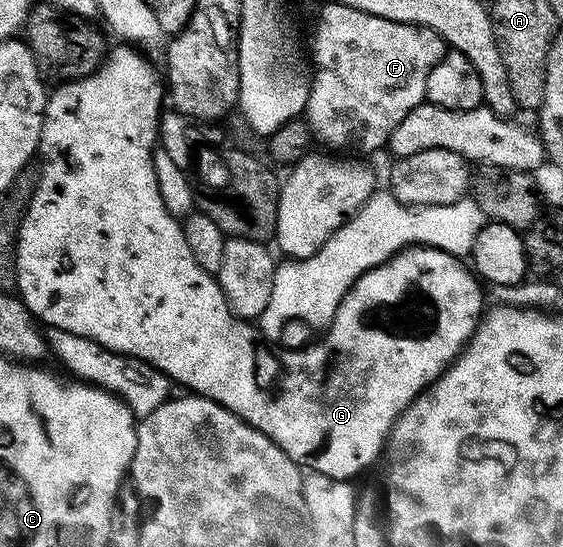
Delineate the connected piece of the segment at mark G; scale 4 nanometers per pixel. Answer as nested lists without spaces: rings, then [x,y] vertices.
[[[117,46],[117,48],[108,53],[104,59],[104,63],[97,71],[90,74],[90,76],[84,76],[82,80],[67,80],[56,85],[57,89],[48,93],[45,101],[45,114],[41,121],[41,143],[39,145],[39,160],[41,156],[41,164],[39,163],[39,175],[37,177],[37,189],[33,192],[33,197],[29,203],[29,208],[25,212],[24,218],[21,219],[21,229],[17,235],[17,287],[16,291],[19,293],[19,299],[24,304],[26,310],[32,313],[32,315],[40,321],[42,325],[50,324],[51,329],[58,332],[70,332],[71,334],[79,334],[83,338],[91,338],[95,342],[99,342],[104,348],[109,348],[113,352],[121,352],[125,356],[133,356],[137,360],[147,362],[151,367],[157,368],[169,377],[170,381],[182,384],[182,389],[188,390],[190,393],[198,396],[205,396],[208,400],[214,400],[219,406],[223,406],[231,414],[238,416],[244,424],[249,424],[255,430],[259,430],[267,437],[271,442],[275,442],[275,446],[279,446],[279,450],[283,450],[295,463],[302,469],[308,470],[310,473],[319,476],[328,476],[330,480],[348,480],[352,481],[353,476],[360,474],[364,468],[369,468],[377,460],[377,455],[384,453],[387,448],[387,441],[390,439],[393,431],[393,425],[397,423],[402,412],[413,403],[415,397],[421,395],[426,388],[429,387],[433,381],[439,379],[445,369],[450,367],[456,361],[457,357],[461,355],[463,349],[468,345],[470,336],[473,335],[473,331],[476,330],[478,323],[483,315],[483,307],[481,308],[481,288],[478,277],[474,275],[468,267],[464,268],[462,261],[456,256],[452,256],[450,252],[444,252],[438,248],[427,248],[424,246],[406,246],[401,249],[397,255],[391,257],[385,264],[380,264],[379,267],[373,268],[370,272],[364,272],[352,286],[349,288],[349,292],[343,298],[343,302],[339,302],[339,310],[335,314],[333,323],[329,325],[325,336],[321,341],[310,343],[304,348],[298,348],[296,350],[281,350],[278,351],[278,356],[272,352],[270,345],[263,339],[260,331],[250,321],[243,320],[241,317],[236,316],[233,309],[229,307],[227,298],[223,294],[221,285],[217,283],[216,275],[207,270],[203,270],[203,266],[199,266],[199,262],[195,262],[195,254],[191,254],[191,250],[187,246],[187,238],[185,237],[185,230],[180,219],[177,219],[171,213],[168,212],[167,206],[164,205],[163,198],[160,196],[159,182],[156,181],[156,168],[153,165],[155,149],[159,144],[159,129],[161,126],[161,117],[163,115],[163,107],[161,108],[161,96],[163,100],[163,80],[157,72],[140,56],[138,49],[133,46]]]

